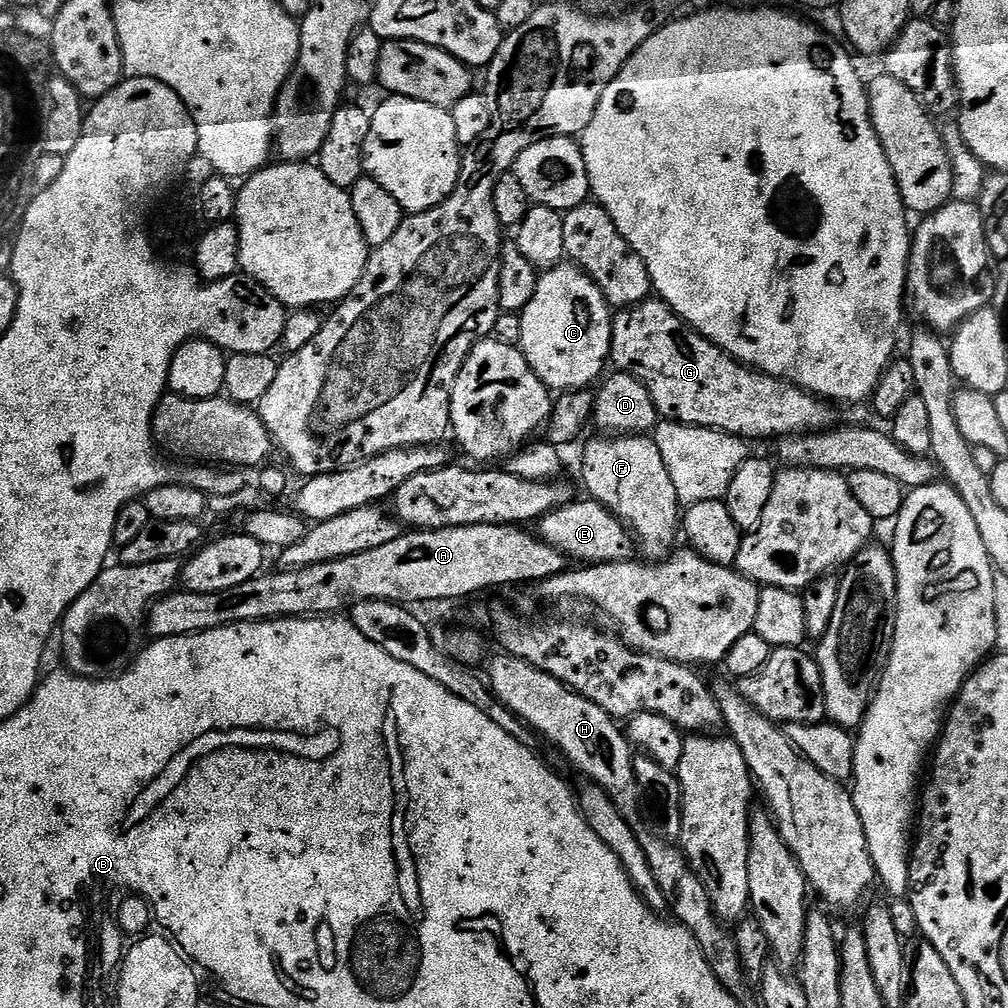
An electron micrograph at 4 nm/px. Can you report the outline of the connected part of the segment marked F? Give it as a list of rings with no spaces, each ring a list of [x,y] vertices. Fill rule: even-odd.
[[[645,434],[600,439],[604,440],[592,440],[585,446],[584,457],[580,460],[580,476],[584,479],[585,490],[588,491],[585,493],[609,508],[624,523],[625,529],[638,541],[639,551],[641,548],[649,556],[645,556],[649,561],[659,562],[671,556],[677,547],[676,536],[678,540],[678,529],[682,524],[682,505],[653,437]]]

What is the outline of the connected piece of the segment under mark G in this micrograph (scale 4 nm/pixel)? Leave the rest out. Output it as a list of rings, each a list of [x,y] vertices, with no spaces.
[[[659,298],[643,300],[641,304],[636,304],[633,308],[620,310],[615,313],[612,321],[612,354],[610,360],[613,365],[616,363],[614,365],[615,371],[637,376],[642,381],[646,386],[646,390],[650,390],[650,398],[654,398],[654,406],[661,417],[667,418],[669,421],[676,421],[679,424],[712,428],[714,431],[738,436],[745,442],[753,442],[752,440],[768,440],[771,436],[783,438],[785,436],[802,436],[810,432],[827,432],[837,423],[835,412],[837,409],[829,401],[821,400],[820,397],[804,391],[803,388],[797,388],[796,385],[788,383],[787,380],[779,380],[773,376],[767,376],[765,372],[757,372],[756,369],[741,364],[739,360],[733,360],[718,345],[711,344],[703,334],[694,331],[684,319],[672,311],[672,307],[669,304],[664,303]]]

